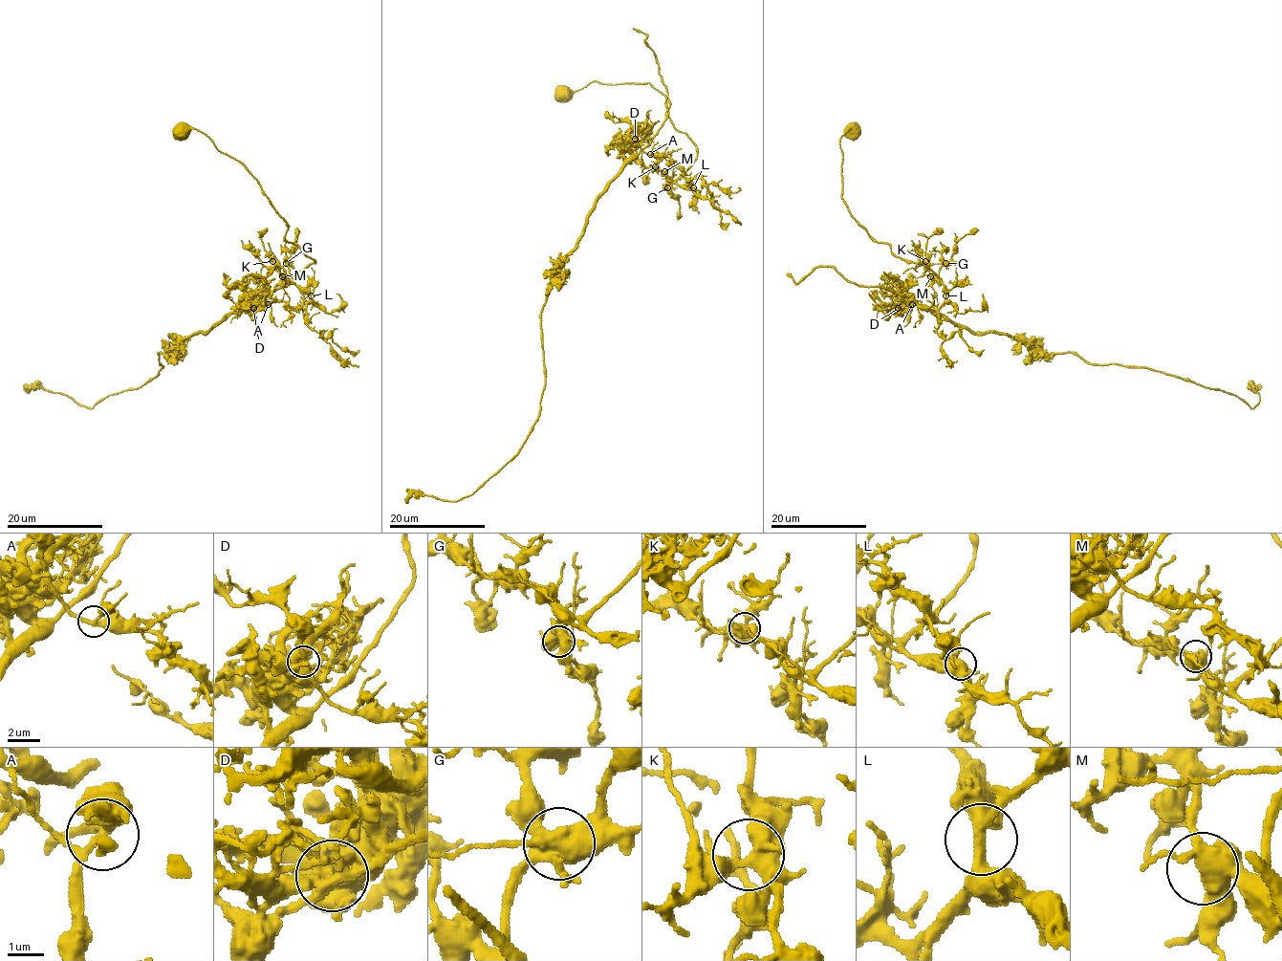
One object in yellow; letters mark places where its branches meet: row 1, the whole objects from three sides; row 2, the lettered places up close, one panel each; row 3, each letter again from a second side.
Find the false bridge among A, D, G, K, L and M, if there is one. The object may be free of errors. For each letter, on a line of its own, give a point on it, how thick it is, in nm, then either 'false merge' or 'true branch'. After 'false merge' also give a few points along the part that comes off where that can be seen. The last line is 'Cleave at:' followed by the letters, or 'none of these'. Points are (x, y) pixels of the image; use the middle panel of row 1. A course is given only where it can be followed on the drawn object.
A: (650, 154) | 260 nm | true branch
D: (635, 139) | 480 nm | false merge | (636, 140), (666, 156), (691, 185), (676, 180), (696, 146), (650, 83), (595, 80), (554, 97)
G: (667, 187) | 500 nm | true branch
K: (655, 166) | 460 nm | true branch
L: (693, 187) | 320 nm | true branch
M: (664, 171) | 480 nm | true branch
Cleave at: D

